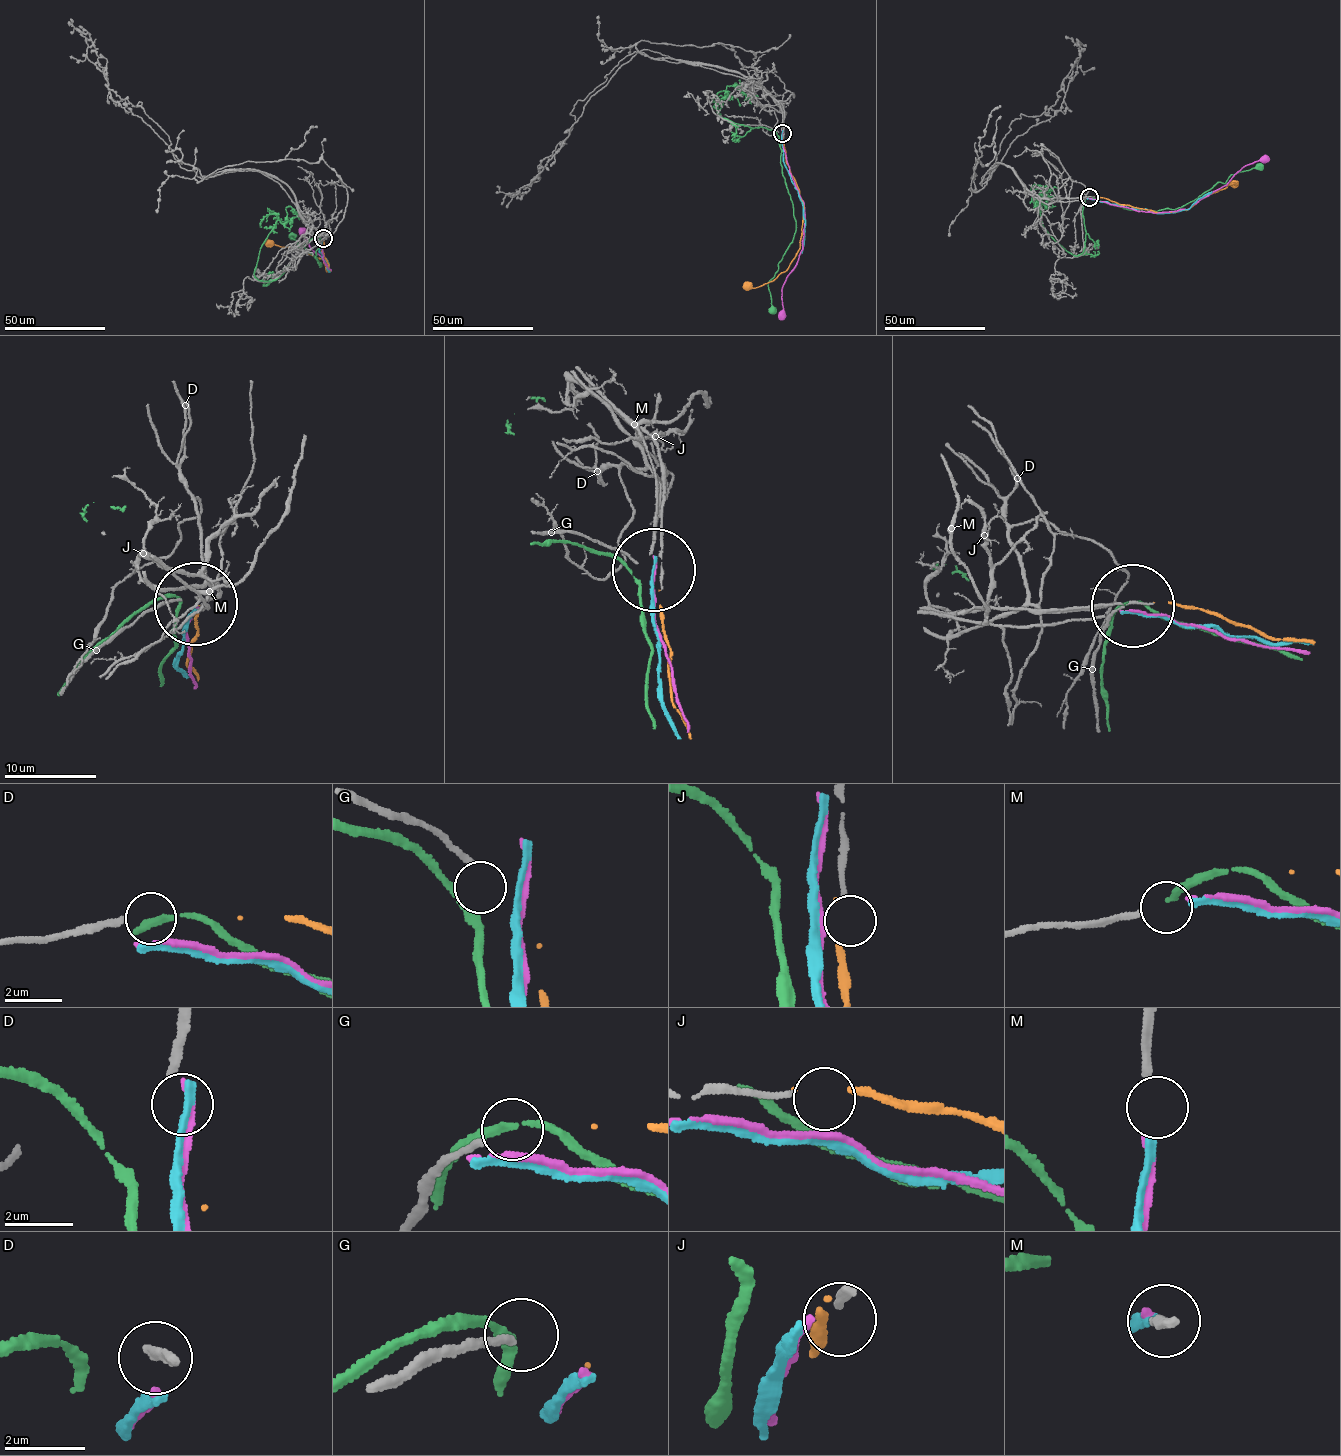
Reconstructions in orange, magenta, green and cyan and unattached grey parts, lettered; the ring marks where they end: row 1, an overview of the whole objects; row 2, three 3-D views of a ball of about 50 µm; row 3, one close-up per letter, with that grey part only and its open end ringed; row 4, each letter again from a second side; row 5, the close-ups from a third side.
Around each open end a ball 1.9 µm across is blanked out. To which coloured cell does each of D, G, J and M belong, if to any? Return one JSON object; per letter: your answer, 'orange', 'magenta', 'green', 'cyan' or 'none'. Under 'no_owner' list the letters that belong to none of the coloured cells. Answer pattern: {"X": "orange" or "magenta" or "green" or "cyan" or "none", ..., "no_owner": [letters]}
{"D": "none", "G": "none", "J": "orange", "M": "magenta", "no_owner": ["D", "G"]}

